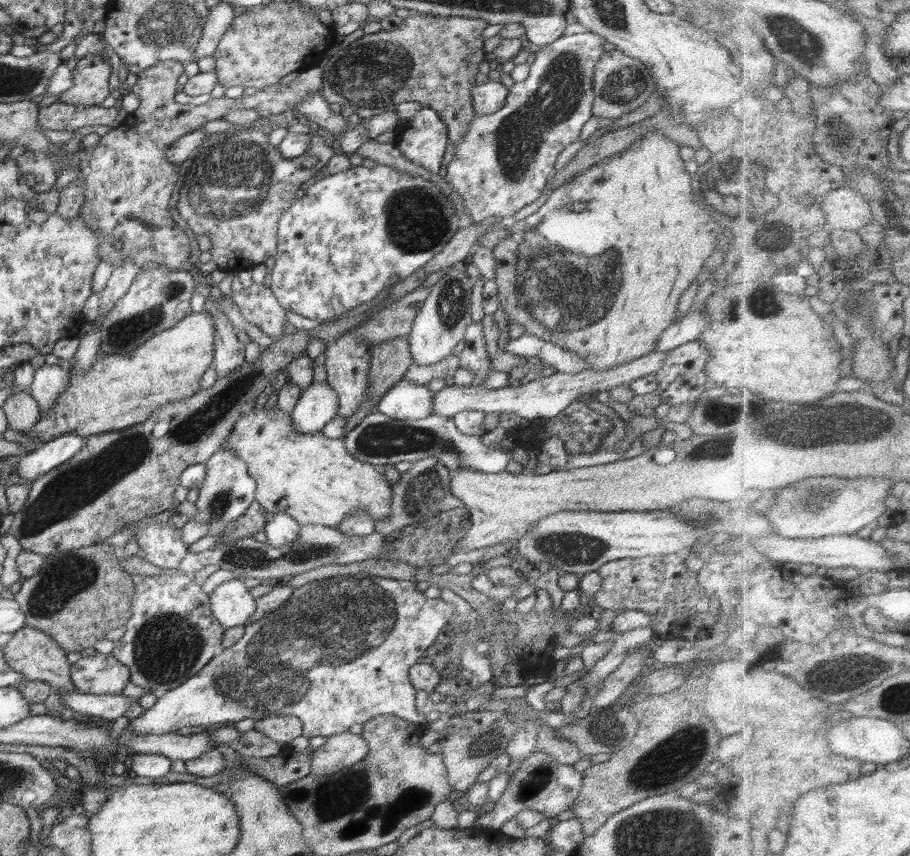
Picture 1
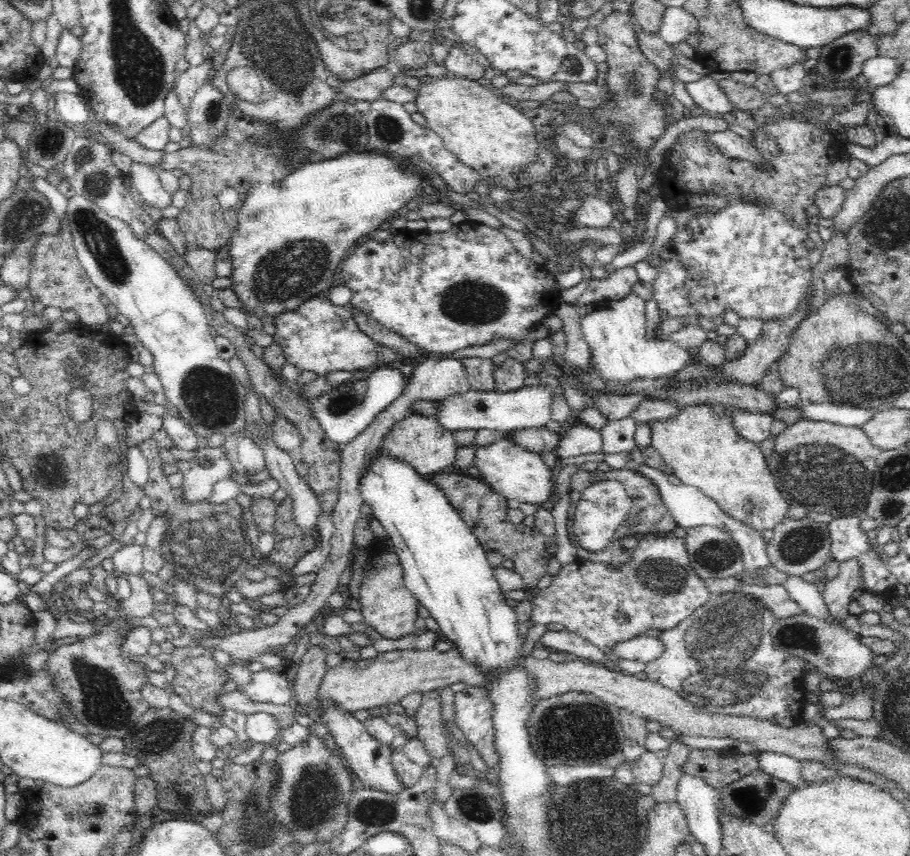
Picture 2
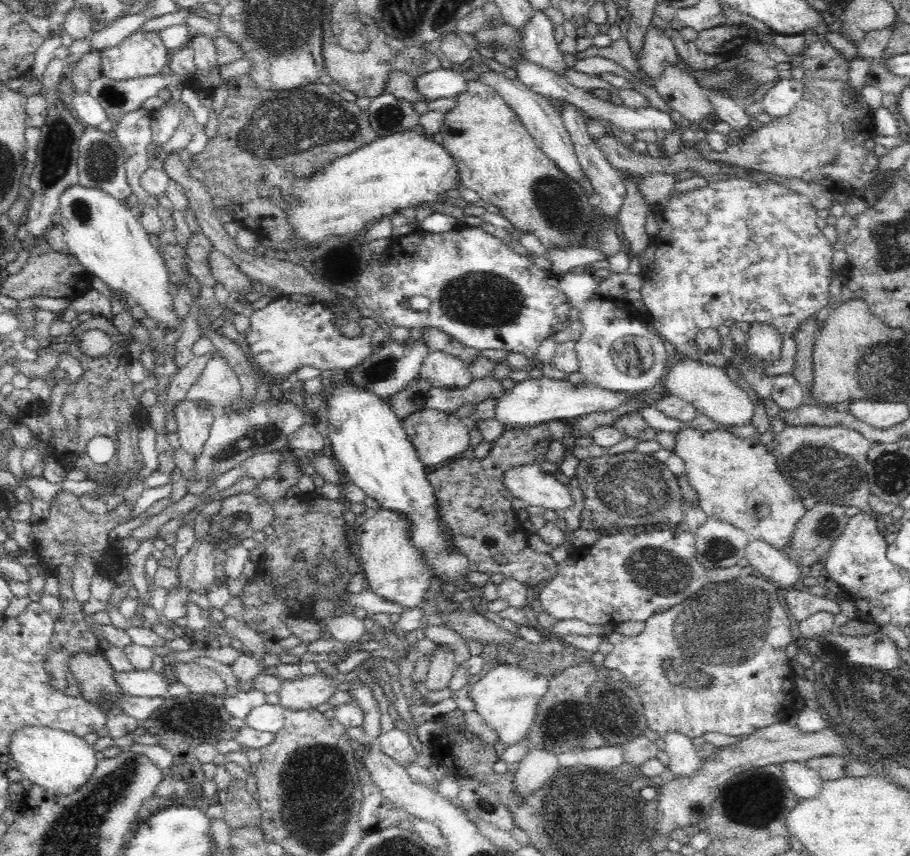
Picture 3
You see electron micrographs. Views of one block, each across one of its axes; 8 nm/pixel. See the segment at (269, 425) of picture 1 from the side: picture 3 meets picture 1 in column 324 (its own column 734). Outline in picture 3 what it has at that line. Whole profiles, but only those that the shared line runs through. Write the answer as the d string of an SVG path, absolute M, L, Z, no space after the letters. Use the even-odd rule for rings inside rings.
M682 428L674 432L676 438L676 456L683 459L689 484L696 490L699 498L699 506L709 516L728 522L743 530L752 539L768 542L781 550L785 555L790 550L790 540L796 528L796 524L806 514L806 508L800 494L791 486L786 476L780 472L776 464L776 457L764 445L759 436L750 438L738 438L727 430L694 430Z

